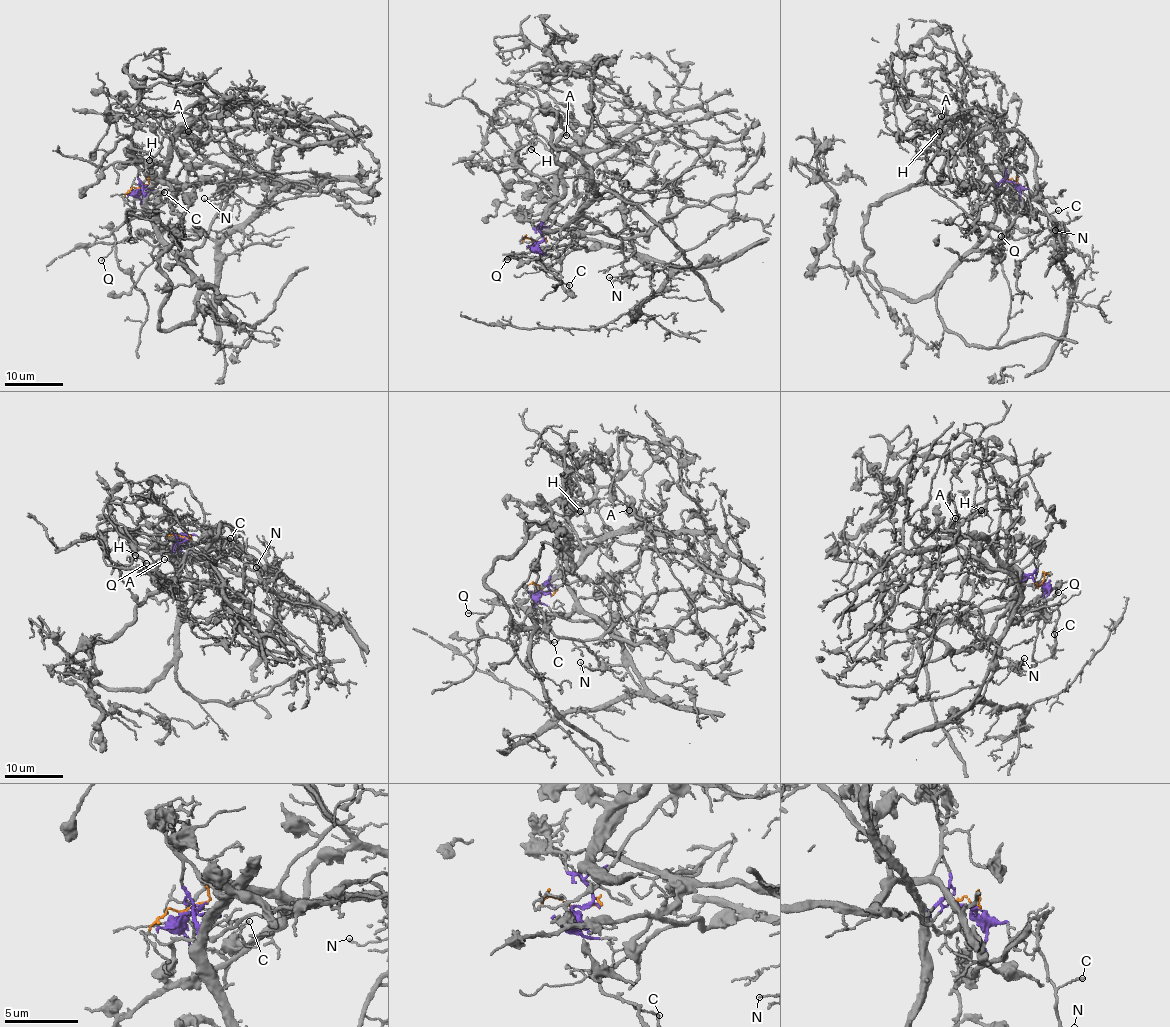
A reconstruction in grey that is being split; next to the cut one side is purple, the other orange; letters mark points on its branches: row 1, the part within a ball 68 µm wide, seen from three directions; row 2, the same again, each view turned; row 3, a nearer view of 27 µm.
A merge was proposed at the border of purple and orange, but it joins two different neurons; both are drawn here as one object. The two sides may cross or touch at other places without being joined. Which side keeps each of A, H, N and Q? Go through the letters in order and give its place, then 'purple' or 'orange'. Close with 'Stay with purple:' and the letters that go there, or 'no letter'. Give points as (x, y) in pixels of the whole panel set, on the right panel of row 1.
A: at (941, 116); purple
H: at (939, 131); purple
N: at (1055, 230); purple
Q: at (1001, 236); orange
Stay with purple: A, H, N

